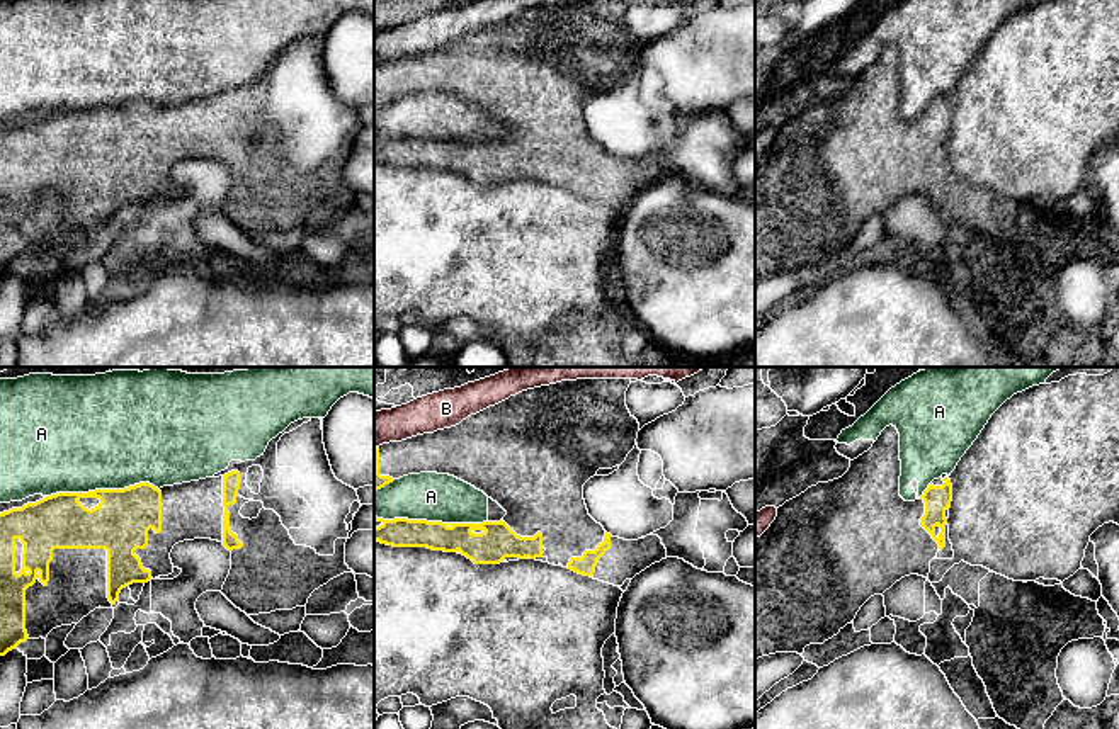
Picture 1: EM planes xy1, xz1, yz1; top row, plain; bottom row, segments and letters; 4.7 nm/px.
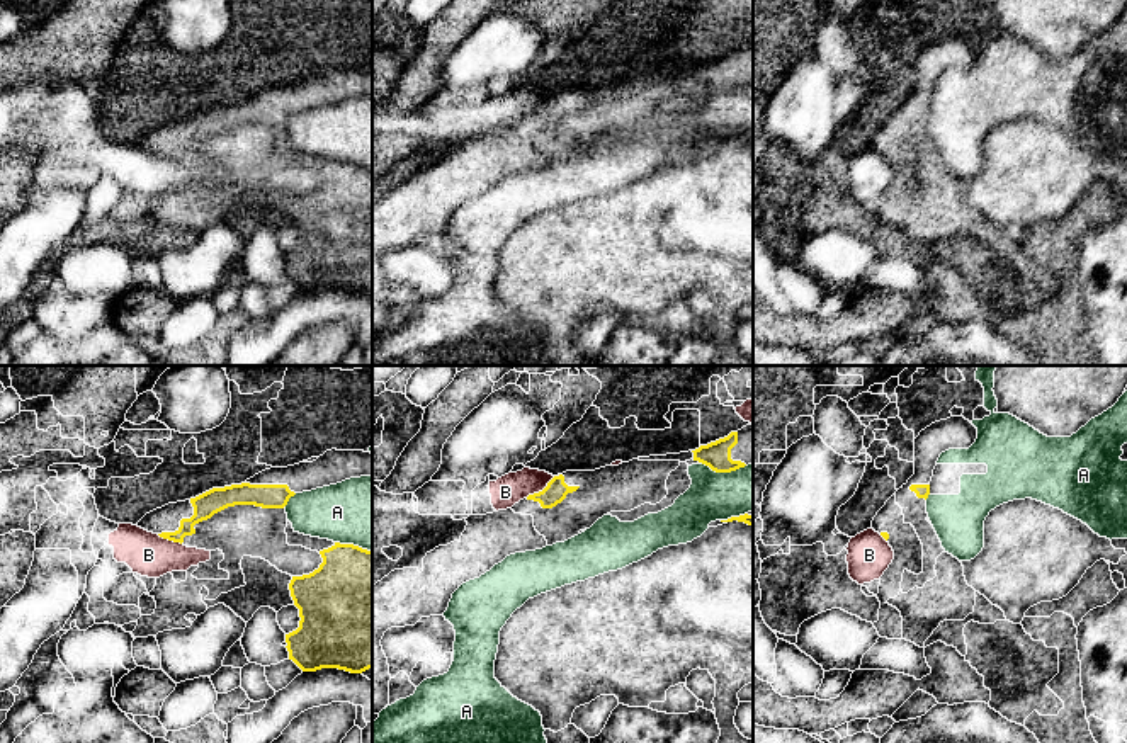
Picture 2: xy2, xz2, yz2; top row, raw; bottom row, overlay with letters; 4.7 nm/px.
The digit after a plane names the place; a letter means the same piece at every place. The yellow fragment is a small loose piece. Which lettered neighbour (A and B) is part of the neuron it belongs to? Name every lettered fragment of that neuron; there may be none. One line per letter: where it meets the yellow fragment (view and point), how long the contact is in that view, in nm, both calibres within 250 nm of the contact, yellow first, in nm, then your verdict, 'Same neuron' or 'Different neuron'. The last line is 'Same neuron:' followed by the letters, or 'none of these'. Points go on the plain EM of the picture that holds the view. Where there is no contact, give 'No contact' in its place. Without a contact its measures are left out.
A: Touches yellow at xy1 (102, 109). Shared border 550 nm. Thickness 280 nm (yellow) against 500 nm. Different neuron
B: Touches yellow at xz2 (539, 111). Shared border 170 nm. Thickness 110 nm (yellow) against 150 nm. Different neuron
Same neuron: none of these

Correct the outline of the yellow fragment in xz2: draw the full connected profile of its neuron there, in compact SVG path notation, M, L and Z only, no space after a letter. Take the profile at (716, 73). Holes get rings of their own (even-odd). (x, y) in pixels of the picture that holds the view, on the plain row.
M753 43L692 71L694 80L709 85L716 92L731 92L753 83Z

